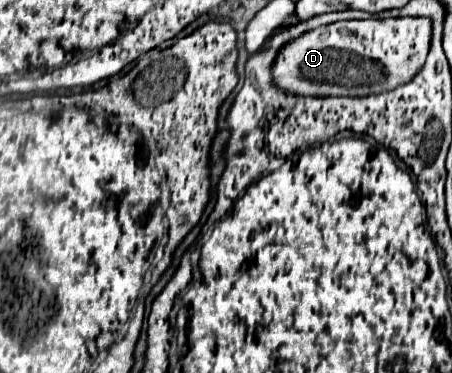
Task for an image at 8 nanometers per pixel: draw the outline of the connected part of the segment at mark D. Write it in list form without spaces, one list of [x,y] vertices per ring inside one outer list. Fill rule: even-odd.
[[[427,18],[345,20],[321,26],[289,42],[273,66],[273,82],[285,92],[303,96],[369,96],[409,82],[423,66],[431,40]],[[357,60],[371,60],[379,68],[361,68]]]

